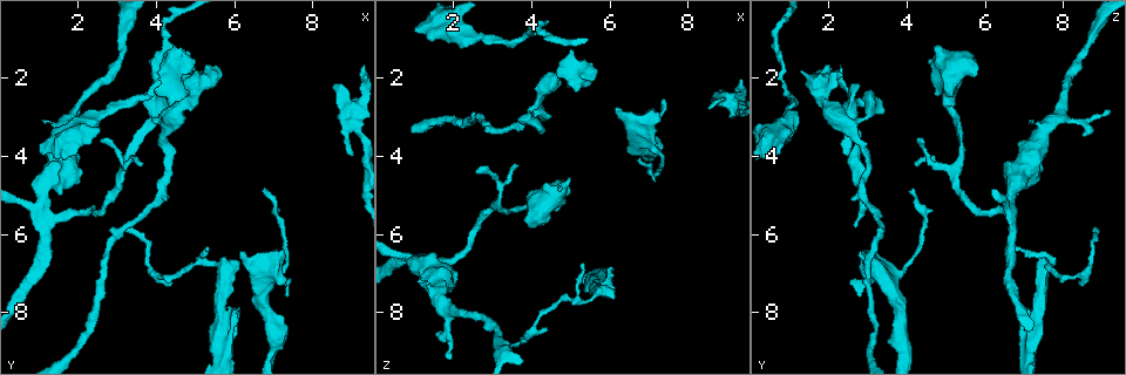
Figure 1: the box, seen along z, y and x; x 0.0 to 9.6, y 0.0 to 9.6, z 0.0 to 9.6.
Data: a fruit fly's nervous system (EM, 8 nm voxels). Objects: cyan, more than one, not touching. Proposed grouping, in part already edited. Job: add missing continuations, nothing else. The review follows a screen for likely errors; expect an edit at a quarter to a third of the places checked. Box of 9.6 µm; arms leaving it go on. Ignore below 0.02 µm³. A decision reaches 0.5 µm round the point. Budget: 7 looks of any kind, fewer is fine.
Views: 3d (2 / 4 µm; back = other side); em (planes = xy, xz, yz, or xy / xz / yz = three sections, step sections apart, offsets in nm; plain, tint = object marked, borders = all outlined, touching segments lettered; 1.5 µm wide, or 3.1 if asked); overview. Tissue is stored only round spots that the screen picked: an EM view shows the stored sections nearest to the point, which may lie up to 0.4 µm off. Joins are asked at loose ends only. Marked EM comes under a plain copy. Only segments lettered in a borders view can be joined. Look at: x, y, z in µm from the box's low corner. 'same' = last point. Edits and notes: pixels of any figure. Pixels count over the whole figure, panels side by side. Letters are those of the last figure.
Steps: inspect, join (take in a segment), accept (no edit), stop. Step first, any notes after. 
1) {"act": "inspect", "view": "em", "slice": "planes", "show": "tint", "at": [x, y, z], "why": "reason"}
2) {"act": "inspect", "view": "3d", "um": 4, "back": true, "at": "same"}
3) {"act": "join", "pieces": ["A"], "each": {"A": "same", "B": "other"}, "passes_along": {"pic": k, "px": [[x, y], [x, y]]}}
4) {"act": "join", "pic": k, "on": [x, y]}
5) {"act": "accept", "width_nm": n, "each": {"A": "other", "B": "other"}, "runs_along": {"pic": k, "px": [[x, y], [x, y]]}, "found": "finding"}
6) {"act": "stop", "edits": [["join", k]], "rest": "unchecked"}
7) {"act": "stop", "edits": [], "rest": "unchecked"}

{"act": "inspect", "view": "3d", "um": 4, "at": [5.20, 6.40, 6.75], "why": "tapers out"}

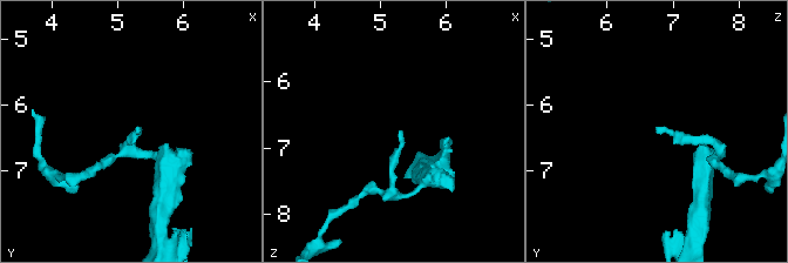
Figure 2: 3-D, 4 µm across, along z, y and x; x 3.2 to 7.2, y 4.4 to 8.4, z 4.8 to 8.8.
{"act": "inspect", "view": "em", "slice": "planes", "show": "borders", "at": [5.25, 6.40, 6.75]}

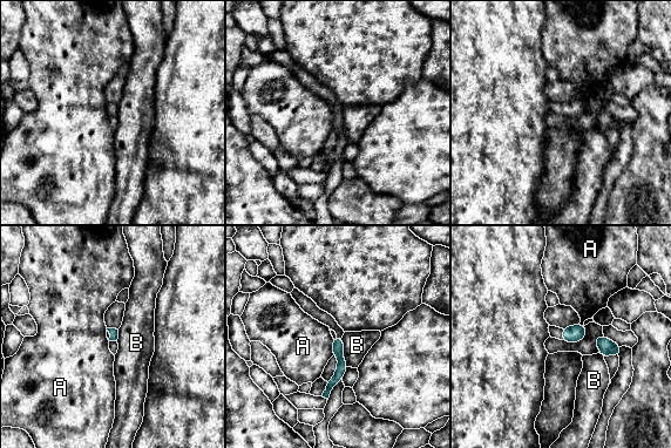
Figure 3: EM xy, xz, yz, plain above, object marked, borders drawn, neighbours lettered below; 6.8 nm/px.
{"act": "accept", "each": {"A": "other", "B": "other"}, "runs_along": {"pic": 3, "px": [[339, 339], [340, 371], [326, 394]]}, "found": "none of them fits"}

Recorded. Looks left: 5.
{"act": "inspect", "view": "em", "slice": "planes", "show": "borders", "at": [6.20, 6.45, 2.80], "why": "branch stops here"}

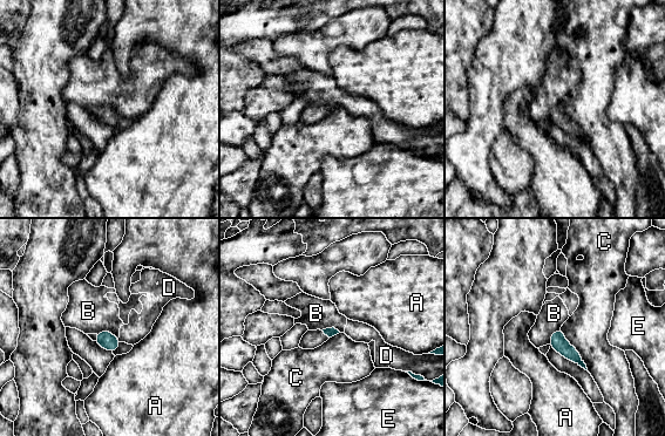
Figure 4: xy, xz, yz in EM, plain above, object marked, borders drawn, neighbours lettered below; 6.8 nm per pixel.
{"act": "accept", "each": {"A": "other", "B": "other", "C": "other", "D": "other", "E": "other"}, "border": {"pic": 4, "px": [[96, 333], [109, 331], [117, 339]]}, "found": "no lettered segment goes on from it"}

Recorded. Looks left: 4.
{"act": "inspect", "view": "3d", "um": 4, "at": [9.00, 3.95, 2.45], "why": "free end"}

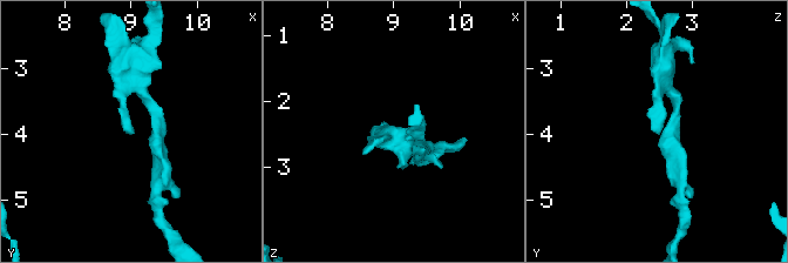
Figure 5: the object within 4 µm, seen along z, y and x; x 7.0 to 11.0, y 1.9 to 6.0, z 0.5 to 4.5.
{"act": "inspect", "view": "em", "slice": "planes", "show": "tint", "at": [8.95, 4.00, 2.45], "why": "shape alone is not enough"}

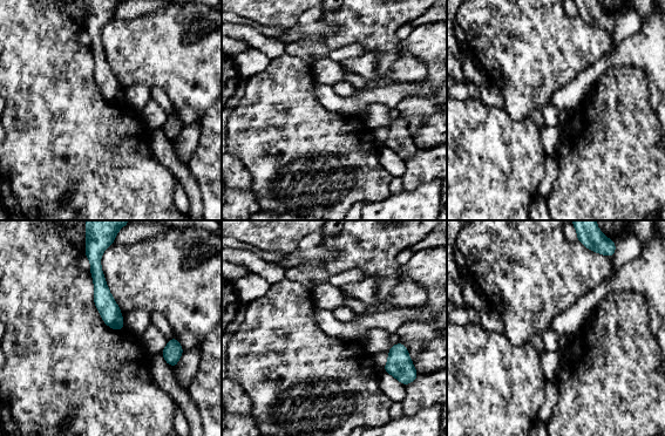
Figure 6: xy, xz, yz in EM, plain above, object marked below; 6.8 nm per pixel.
{"act": "inspect", "view": "em", "slice": "planes", "show": "borders", "at": "same", "why": "what lies round it"}

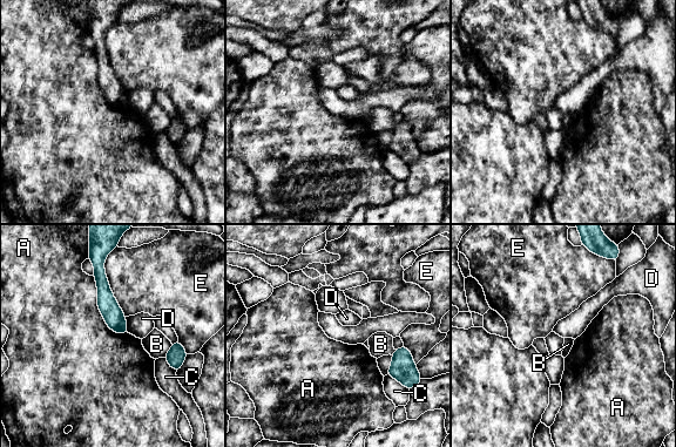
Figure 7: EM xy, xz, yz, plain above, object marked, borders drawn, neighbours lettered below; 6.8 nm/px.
{"act": "accept", "width_nm": 140, "each": {"A": "other", "B": "other", "C": "other", "D": "other", "E": "other"}, "found": "no lettered segment goes on from it"}

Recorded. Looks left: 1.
{"act": "stop", "edits": [], "rest": "unchecked"}

